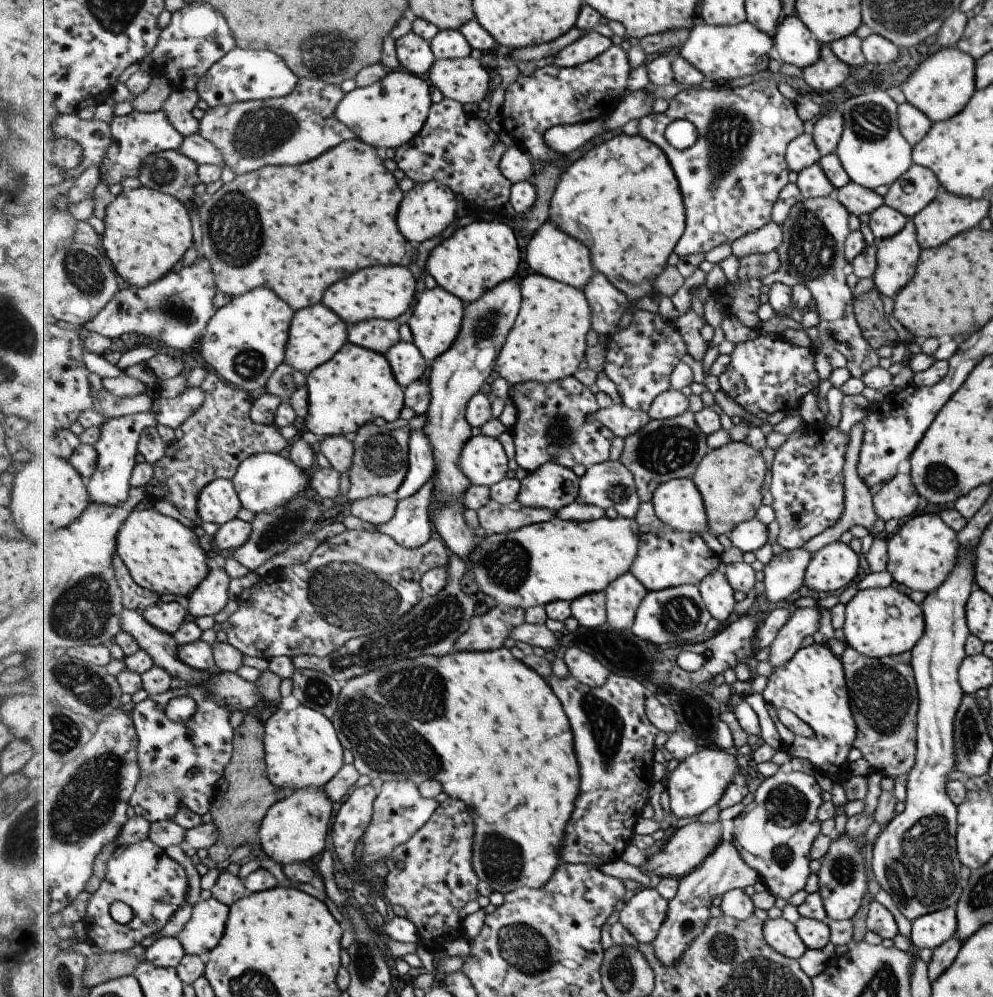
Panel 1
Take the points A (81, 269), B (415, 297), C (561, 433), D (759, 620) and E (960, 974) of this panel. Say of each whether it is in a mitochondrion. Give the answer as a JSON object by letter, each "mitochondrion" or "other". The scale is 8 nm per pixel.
{"A":"mitochondrion","B":"other","C":"mitochondrion","D":"other","E":"other"}

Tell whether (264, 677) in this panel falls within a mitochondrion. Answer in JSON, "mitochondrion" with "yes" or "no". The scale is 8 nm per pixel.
{"mitochondrion":"no"}

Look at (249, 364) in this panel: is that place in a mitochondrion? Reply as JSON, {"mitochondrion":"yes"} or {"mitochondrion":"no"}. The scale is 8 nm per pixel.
{"mitochondrion":"yes"}

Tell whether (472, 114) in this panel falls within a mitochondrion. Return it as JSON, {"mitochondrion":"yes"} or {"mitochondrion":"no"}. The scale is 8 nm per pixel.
{"mitochondrion":"no"}

